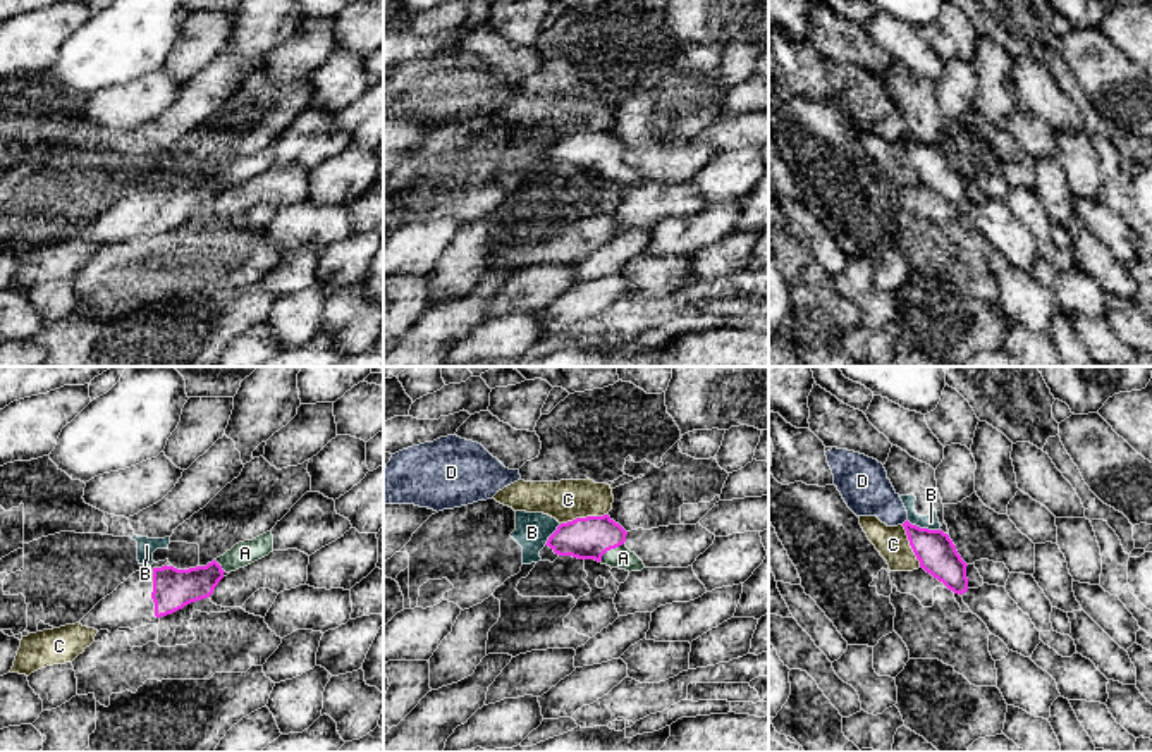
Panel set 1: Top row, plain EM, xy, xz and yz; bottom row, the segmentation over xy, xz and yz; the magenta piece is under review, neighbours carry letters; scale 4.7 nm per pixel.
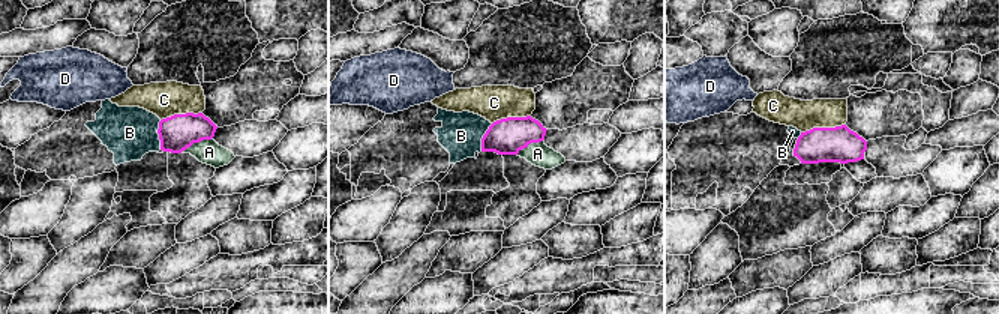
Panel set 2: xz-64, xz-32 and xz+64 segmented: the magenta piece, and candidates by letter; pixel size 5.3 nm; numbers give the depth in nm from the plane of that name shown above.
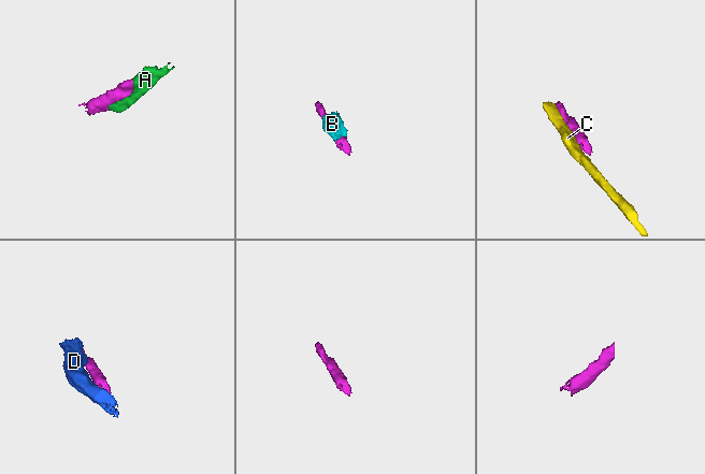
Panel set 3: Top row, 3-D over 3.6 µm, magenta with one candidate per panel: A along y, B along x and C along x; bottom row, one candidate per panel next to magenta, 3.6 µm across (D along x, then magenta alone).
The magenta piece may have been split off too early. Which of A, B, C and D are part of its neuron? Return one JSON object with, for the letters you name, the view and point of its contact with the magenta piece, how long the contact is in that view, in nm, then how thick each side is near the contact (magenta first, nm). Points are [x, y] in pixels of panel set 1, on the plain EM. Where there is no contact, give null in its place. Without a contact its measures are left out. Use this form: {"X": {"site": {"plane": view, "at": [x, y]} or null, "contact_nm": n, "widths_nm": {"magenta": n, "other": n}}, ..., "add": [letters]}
{"A": {"site": {"plane": "xz", "at": [609, 164]}, "contact_nm": 150, "widths_nm": {"magenta": 200, "other": 100}}, "add": ["A"]}

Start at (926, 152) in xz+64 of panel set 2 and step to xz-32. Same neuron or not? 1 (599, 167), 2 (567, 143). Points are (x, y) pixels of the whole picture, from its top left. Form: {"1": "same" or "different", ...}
{"1": "different", "2": "same"}

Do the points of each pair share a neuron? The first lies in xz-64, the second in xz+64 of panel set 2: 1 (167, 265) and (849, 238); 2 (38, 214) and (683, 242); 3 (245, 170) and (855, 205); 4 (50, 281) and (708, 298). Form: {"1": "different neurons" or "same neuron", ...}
{"1": "different neurons", "2": "same neuron", "3": "same neuron", "4": "same neuron"}

